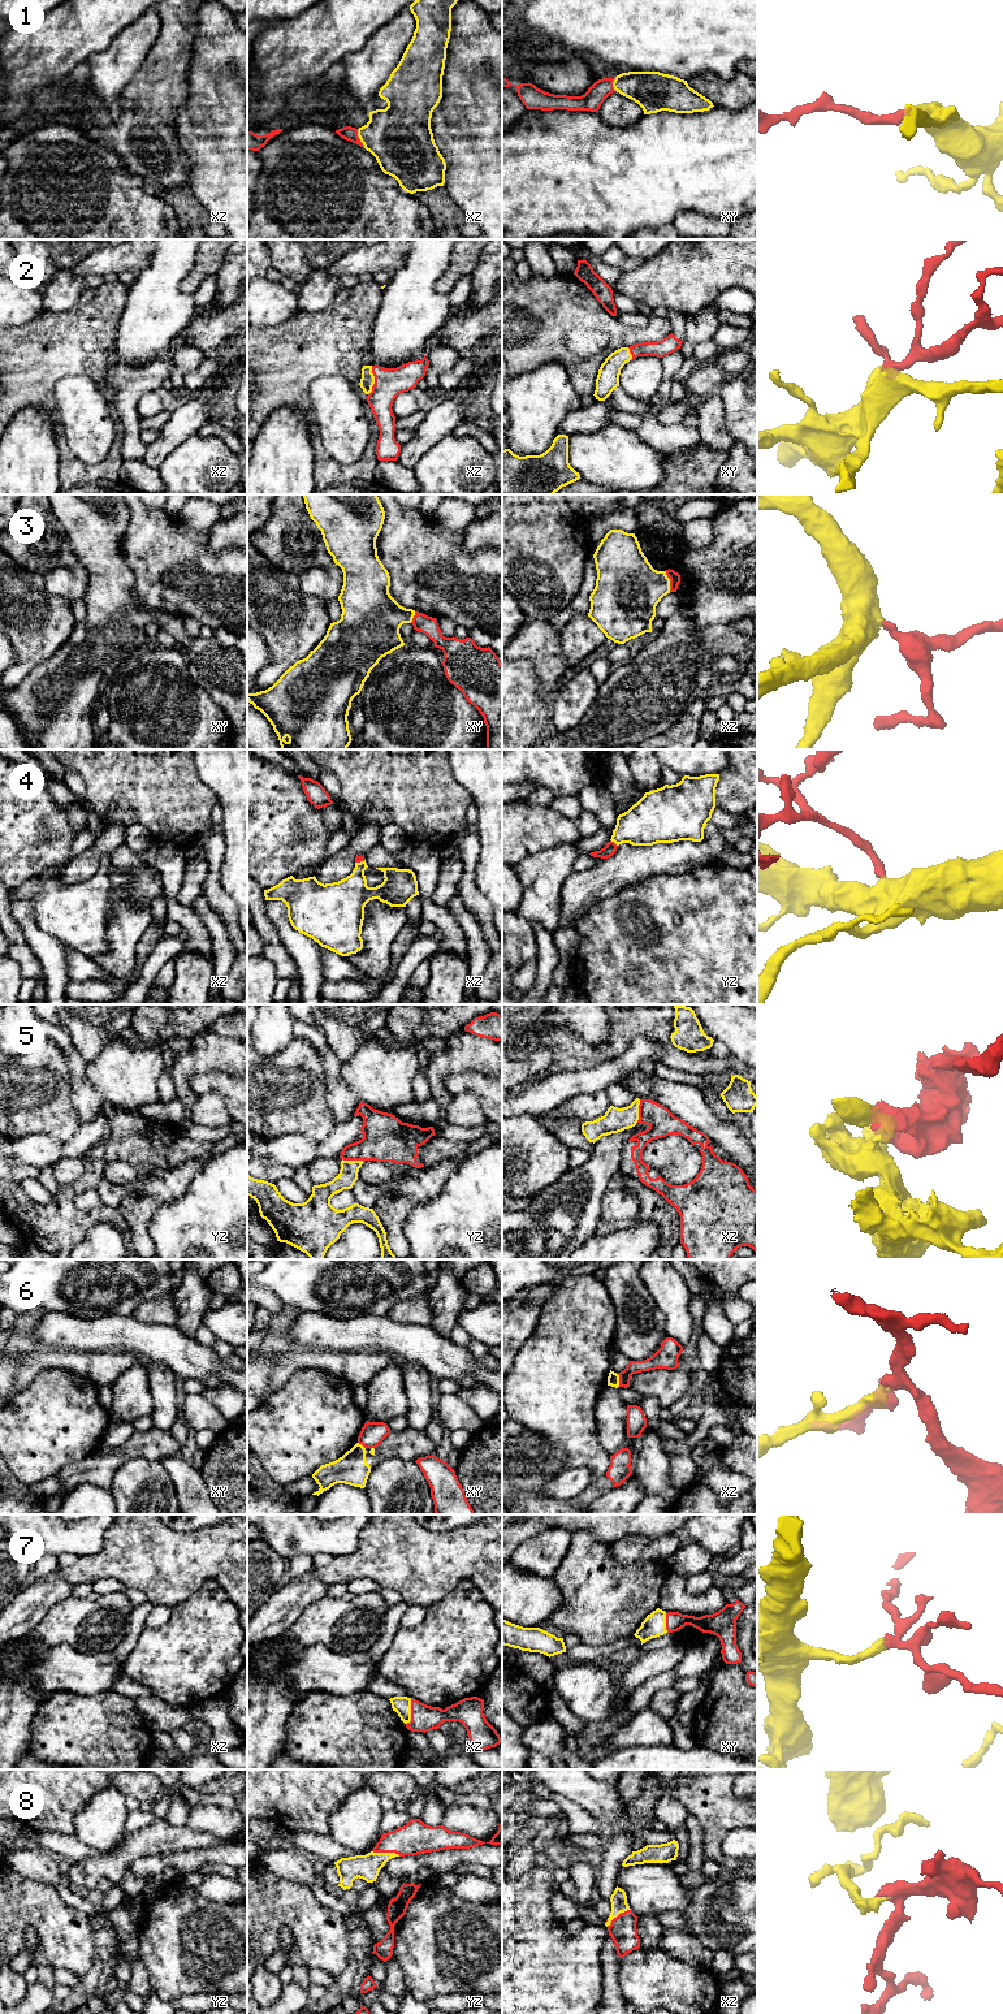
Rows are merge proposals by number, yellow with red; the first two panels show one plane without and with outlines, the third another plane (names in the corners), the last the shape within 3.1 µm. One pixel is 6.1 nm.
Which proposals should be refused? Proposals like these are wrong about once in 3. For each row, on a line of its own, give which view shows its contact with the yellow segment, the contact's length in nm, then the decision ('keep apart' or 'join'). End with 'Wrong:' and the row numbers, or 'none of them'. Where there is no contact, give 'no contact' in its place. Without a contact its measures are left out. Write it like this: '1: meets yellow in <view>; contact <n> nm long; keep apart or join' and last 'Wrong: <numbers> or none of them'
1: meets yellow in xz; contact 130 nm long; join
2: meets yellow in xz; contact 190 nm long; join
3: meets yellow in xz; contact 130 nm long; join
4: meets yellow in yz; contact 60 nm long; join
5: meets yellow in xz; contact 150 nm long; keep apart
6: meets yellow in xz; contact 80 nm long; keep apart
7: meets yellow in xz; contact 160 nm long; join
8: meets yellow in yz; contact 180 nm long; join
Wrong: 5, 6

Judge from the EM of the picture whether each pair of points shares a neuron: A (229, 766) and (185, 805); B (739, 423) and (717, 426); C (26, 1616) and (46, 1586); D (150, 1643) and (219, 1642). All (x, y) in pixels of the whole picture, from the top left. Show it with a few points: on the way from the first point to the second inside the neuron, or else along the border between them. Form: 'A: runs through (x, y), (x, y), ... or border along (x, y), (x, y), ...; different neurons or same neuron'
A: border along (194, 763), (198, 777), (212, 790), (220, 802); different neurons
B: border along (718, 394), (723, 403), (725, 428), (734, 443); different neurons
C: runs through (29, 1608), (42, 1594); same neuron
D: runs through (167, 1643), (202, 1642); same neuron

